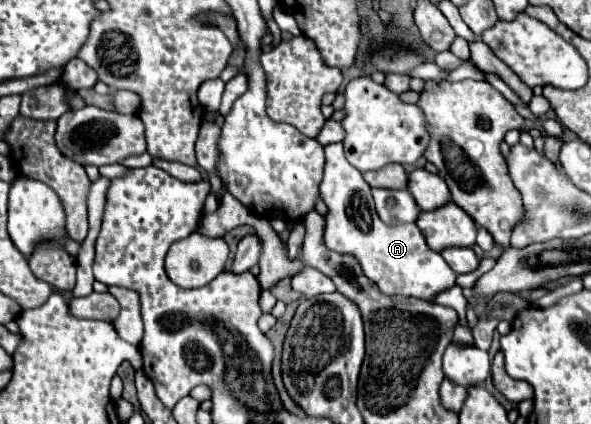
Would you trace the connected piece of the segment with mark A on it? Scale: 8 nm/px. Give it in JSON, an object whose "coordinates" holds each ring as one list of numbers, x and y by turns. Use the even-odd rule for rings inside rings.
{"coordinates":[[330,144,326,150,324,178,320,182,320,198,326,202,328,212,324,216,324,246,338,254,350,254,362,266,364,276,372,280,386,296,408,296,426,302,450,290,456,284,456,272,444,262,438,252,432,252,424,240,424,234,416,224,384,224,376,210,370,186,364,184,362,172,358,172,344,156,342,144]]}

